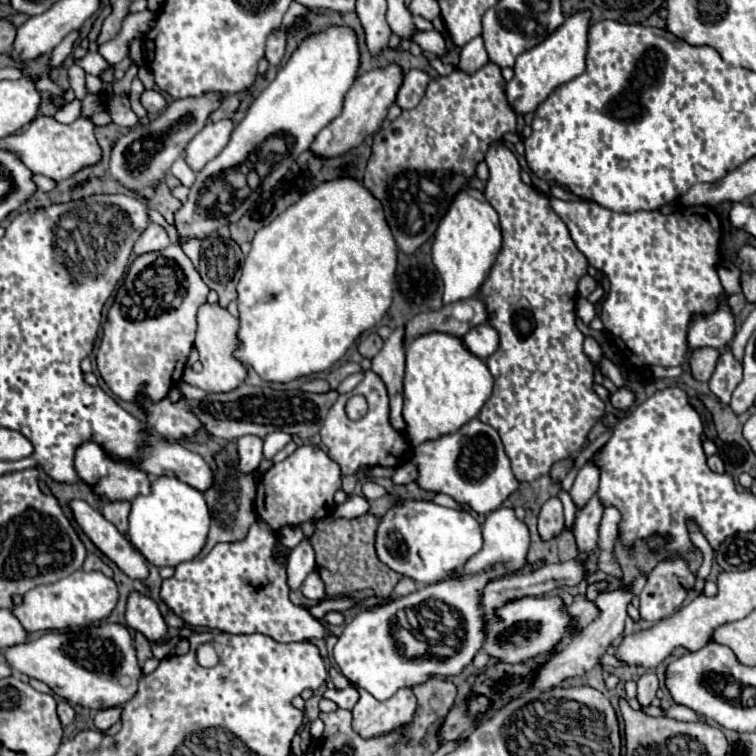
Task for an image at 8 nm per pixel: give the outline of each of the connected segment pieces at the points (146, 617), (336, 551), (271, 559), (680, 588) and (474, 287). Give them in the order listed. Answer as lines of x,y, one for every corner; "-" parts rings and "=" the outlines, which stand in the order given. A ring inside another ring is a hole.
132,593
128,599
126,625
140,631
148,641
160,641
166,635
166,623
158,605
140,593
=
366,513
356,519
336,519
324,517
316,521
316,531
312,535
312,545
316,551
316,571
326,583
326,595
338,597
350,591
374,591
378,597
390,597
396,583
402,579
400,573
386,569
378,555
374,553
374,533
378,529
380,517
=
256,519
246,539
218,543
204,559
180,563
174,577
162,583
160,597
190,627
208,627
226,633
262,633
278,643
330,635
326,625
288,599
286,563
288,557
280,551
276,533
262,519
=
668,557
658,561
640,593
640,617
652,623
670,617
694,589
694,583
696,575
690,571
686,559
=
474,187
460,189
458,197
454,197
446,211
446,217
442,217
432,243
432,261
444,279
444,305
476,295
500,251
500,245
502,235
494,207
486,201
482,191

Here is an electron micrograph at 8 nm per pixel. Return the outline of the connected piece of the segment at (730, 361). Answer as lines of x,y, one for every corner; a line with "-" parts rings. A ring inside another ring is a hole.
722,349
720,351
720,359
716,363
716,369
708,381
710,391
720,399
720,403
724,407
730,405
730,397
732,391
736,389
736,385
742,381
742,365
740,361
736,361
736,357
732,355
730,349

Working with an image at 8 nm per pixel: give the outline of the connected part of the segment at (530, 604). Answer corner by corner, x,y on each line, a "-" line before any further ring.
560,595
552,597
520,597
482,615
484,621
484,645
482,653
500,663
528,663
542,653
554,653
564,639
578,635
578,623
568,613

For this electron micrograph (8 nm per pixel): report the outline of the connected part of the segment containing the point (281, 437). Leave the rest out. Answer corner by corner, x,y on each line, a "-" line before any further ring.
274,431
274,433
266,435
263,440
263,456
265,459
272,459
278,451
284,449
284,445
288,445
292,441
292,437
288,433

